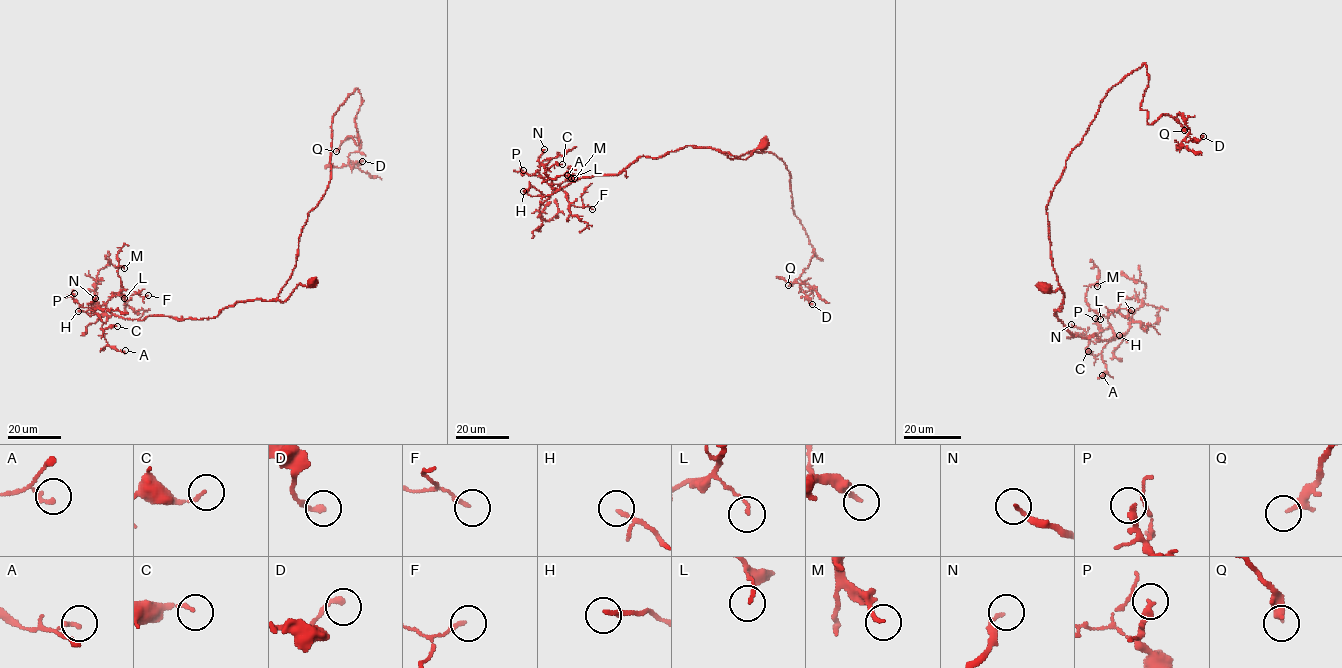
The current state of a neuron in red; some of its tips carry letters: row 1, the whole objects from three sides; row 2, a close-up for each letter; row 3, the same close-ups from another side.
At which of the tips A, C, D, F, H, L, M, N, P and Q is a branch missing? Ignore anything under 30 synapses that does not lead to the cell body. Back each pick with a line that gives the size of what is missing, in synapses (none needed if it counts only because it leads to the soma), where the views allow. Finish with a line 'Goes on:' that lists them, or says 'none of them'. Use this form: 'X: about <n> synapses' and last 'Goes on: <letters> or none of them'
H: about 35 synapses
Goes on: H

